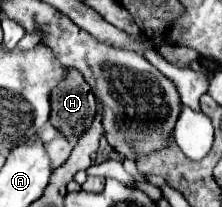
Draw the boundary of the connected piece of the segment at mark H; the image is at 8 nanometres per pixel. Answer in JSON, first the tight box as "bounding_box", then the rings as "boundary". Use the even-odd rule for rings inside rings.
{"bounding_box":[50,69,96,137],"boundary":[[[68,69],[64,81],[52,91],[50,123],[56,129],[72,129],[68,135],[80,137],[90,129],[96,115],[96,97],[76,69]]]}

